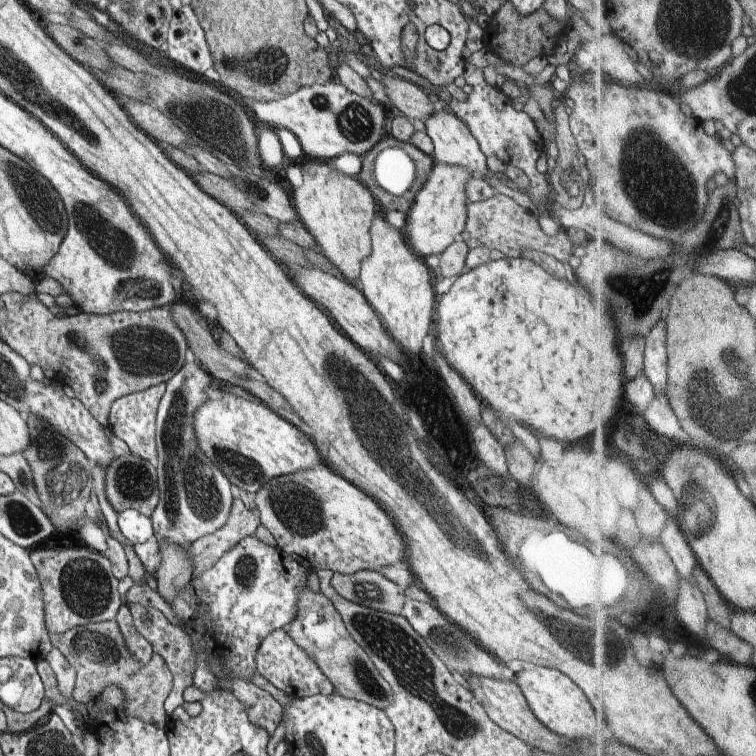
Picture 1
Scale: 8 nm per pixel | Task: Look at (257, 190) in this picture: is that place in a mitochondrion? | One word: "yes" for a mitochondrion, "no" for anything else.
yes

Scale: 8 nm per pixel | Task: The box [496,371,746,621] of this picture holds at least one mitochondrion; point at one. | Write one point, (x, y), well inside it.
(698, 505)

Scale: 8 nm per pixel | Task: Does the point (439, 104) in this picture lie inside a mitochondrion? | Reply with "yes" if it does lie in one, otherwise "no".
no

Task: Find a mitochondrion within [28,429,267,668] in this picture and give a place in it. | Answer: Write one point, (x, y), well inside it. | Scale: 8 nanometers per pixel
(85, 587)

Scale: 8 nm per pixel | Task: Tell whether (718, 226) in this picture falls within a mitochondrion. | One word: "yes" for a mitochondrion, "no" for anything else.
yes

